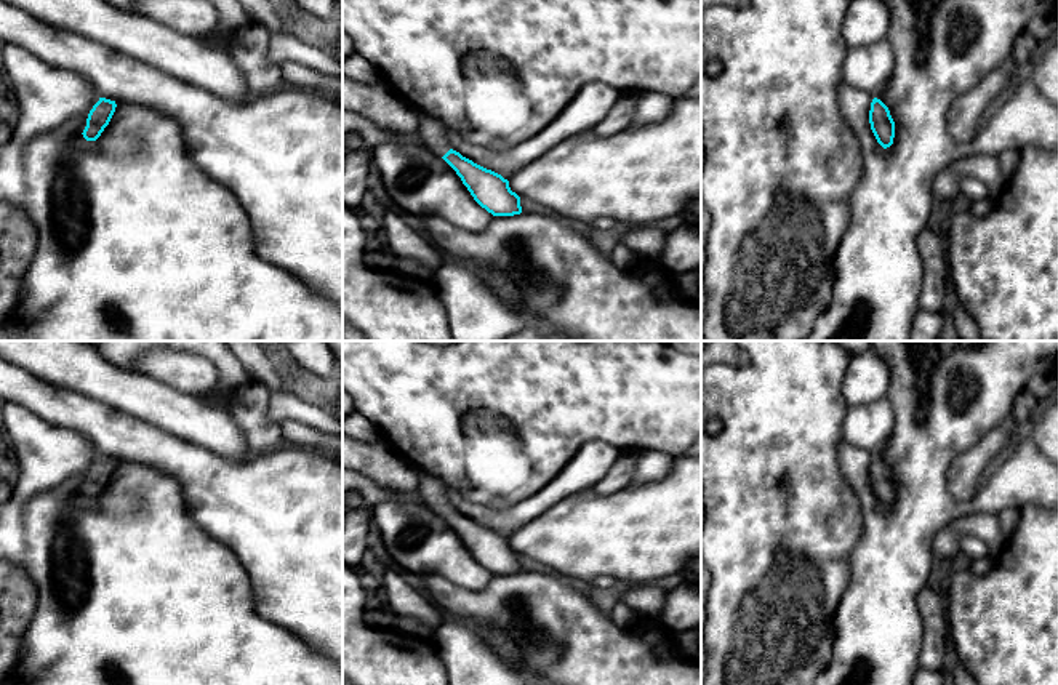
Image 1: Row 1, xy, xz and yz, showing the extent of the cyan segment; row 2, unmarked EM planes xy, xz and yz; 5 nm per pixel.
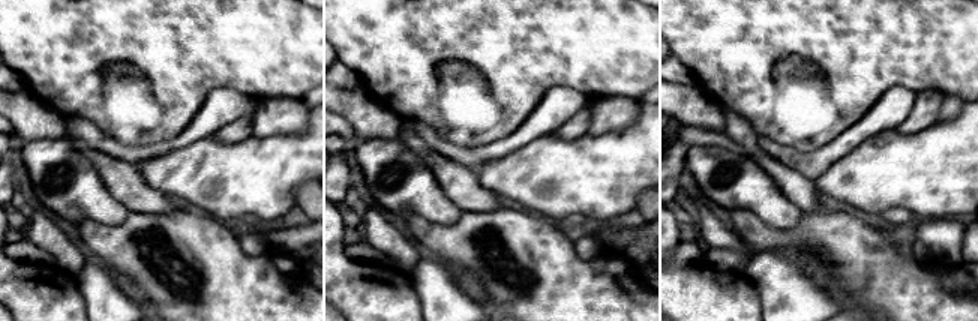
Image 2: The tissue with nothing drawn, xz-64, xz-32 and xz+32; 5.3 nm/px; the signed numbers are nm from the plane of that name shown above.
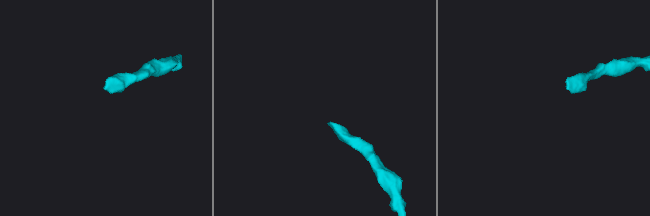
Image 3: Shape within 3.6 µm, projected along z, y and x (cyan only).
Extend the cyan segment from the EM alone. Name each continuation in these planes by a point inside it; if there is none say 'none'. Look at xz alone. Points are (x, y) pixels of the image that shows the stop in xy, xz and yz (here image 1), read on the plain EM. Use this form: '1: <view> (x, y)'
1: xz (432, 493)

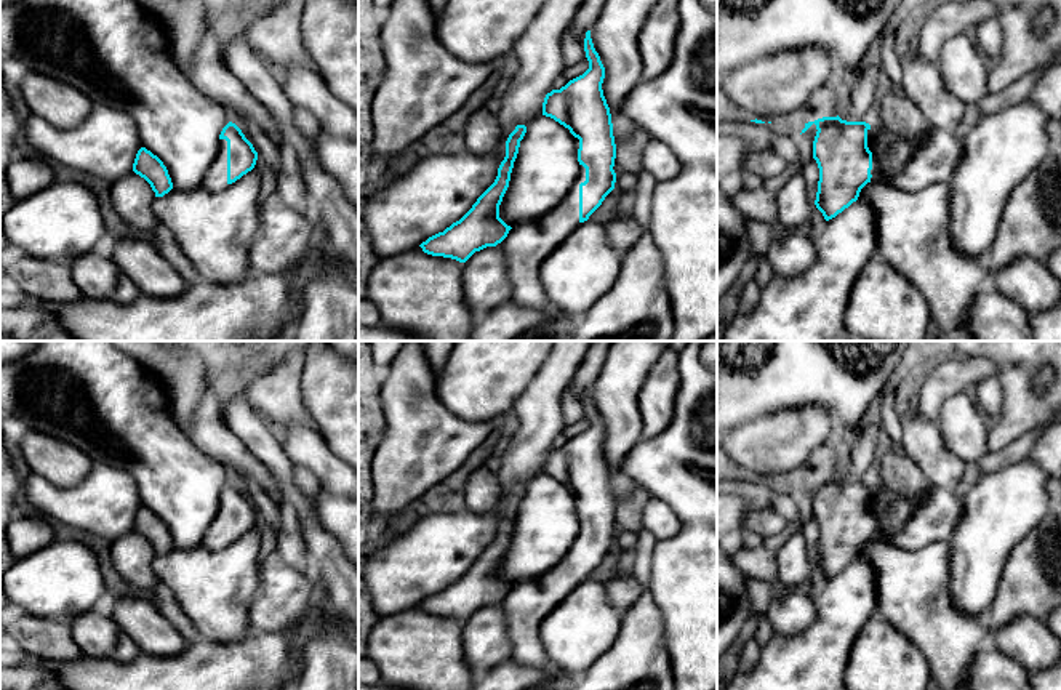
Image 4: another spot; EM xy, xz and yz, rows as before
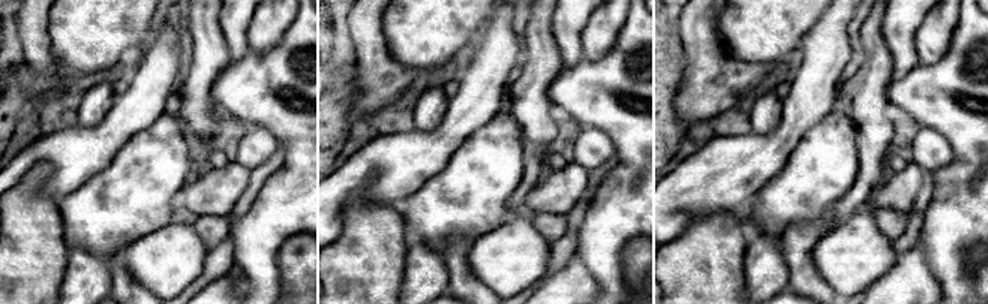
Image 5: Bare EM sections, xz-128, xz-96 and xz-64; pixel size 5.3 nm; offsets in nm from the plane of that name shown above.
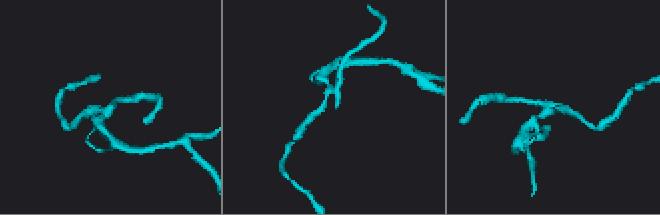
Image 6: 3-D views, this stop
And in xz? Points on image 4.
1: xz (527, 604)

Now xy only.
1: xy (215, 538)

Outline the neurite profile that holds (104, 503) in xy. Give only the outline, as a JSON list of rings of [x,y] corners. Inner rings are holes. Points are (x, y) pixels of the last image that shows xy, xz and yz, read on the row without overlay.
[[[106,463],[94,464],[77,485],[61,488],[29,474],[26,501],[45,520],[58,520],[112,543],[133,530],[142,506],[131,475]]]

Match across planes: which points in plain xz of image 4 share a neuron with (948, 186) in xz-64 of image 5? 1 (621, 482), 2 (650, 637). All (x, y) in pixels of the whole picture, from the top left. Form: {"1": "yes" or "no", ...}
{"1": "no", "2": "no"}

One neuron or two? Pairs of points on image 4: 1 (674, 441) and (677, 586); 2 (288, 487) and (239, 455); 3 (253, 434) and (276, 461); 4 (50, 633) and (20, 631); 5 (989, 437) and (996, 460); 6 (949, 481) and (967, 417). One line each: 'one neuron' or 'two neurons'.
1: one neuron
2: two neurons
3: one neuron
4: one neuron
5: two neurons
6: two neurons

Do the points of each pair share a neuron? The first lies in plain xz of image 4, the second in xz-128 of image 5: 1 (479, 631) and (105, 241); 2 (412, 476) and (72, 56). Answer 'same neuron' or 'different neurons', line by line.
1: different neurons
2: different neurons

